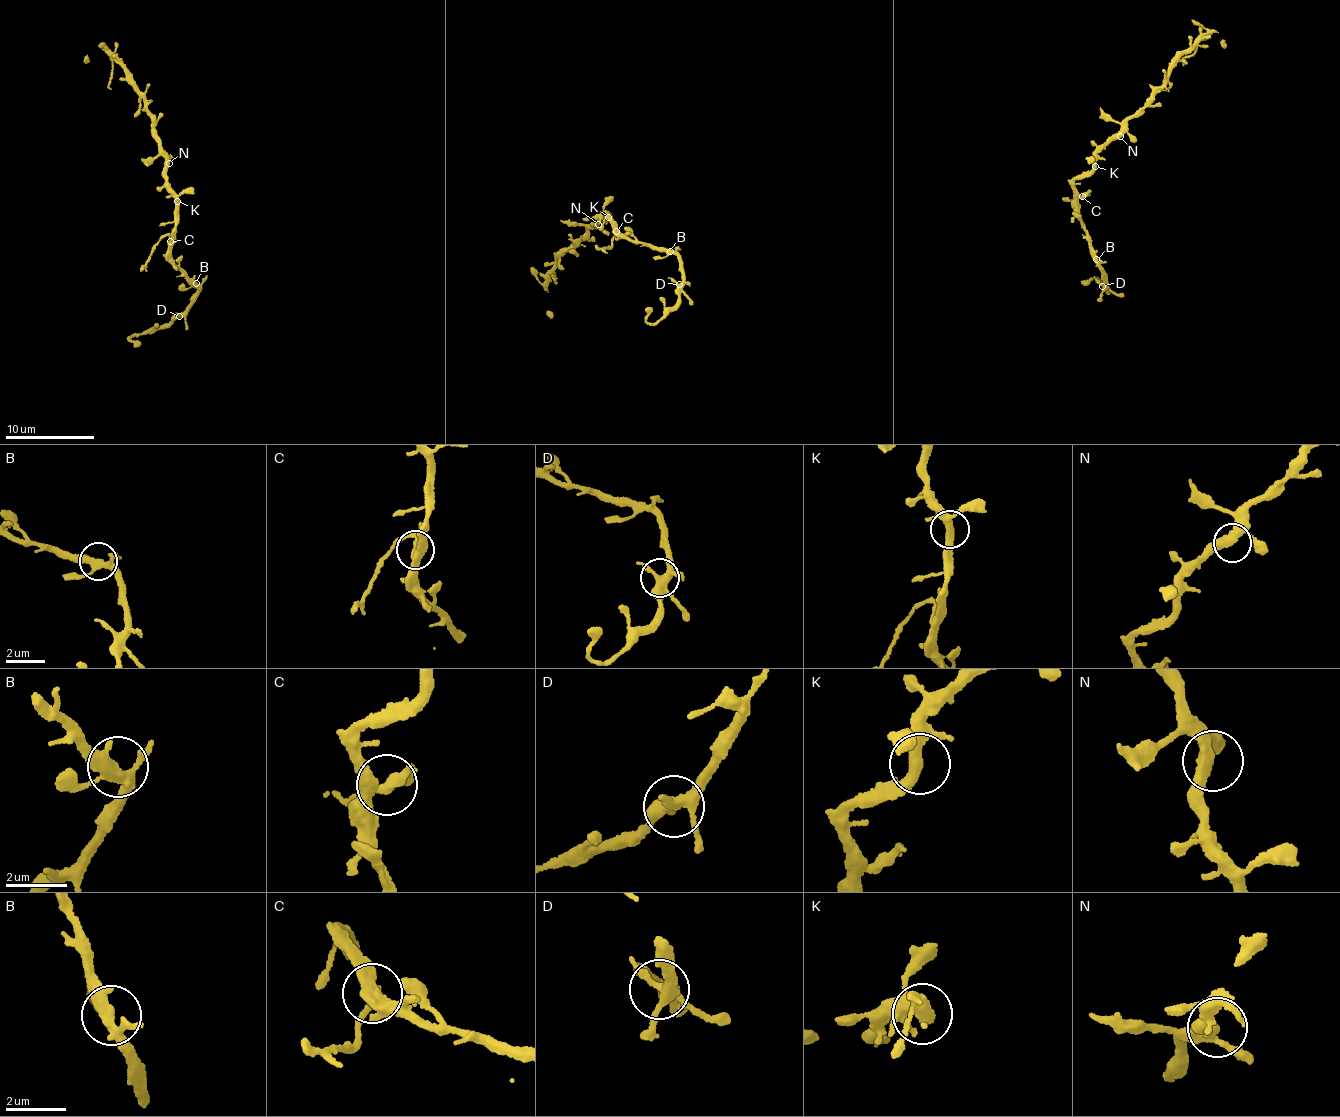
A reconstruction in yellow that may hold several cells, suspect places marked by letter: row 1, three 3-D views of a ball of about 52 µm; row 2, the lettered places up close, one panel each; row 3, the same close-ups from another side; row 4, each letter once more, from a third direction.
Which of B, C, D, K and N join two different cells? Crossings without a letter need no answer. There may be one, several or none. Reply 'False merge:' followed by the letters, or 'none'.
False merge: C

